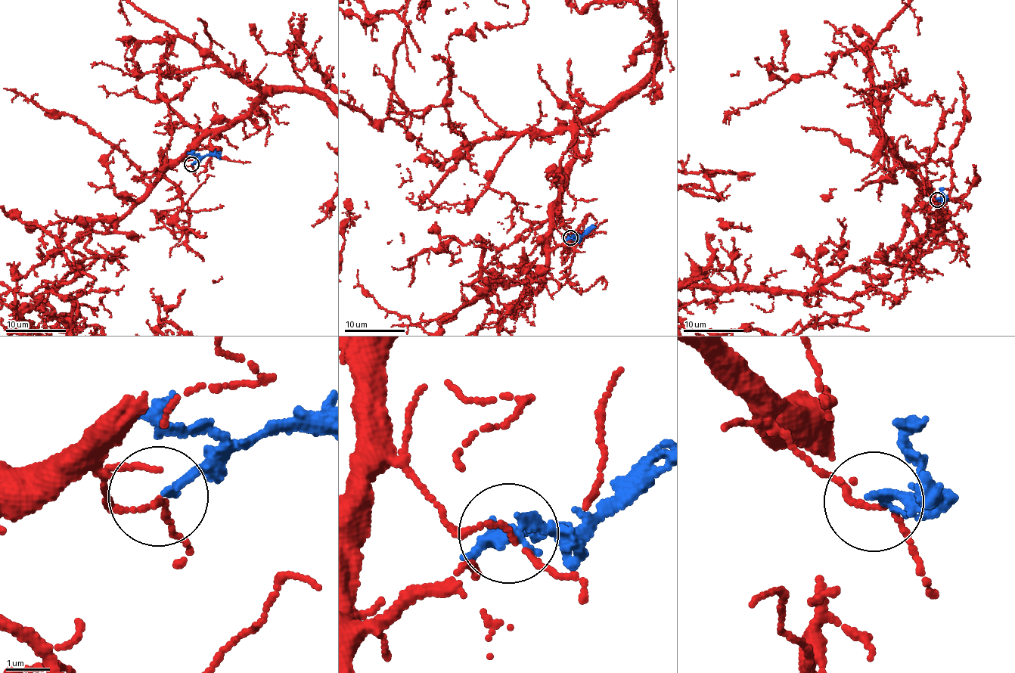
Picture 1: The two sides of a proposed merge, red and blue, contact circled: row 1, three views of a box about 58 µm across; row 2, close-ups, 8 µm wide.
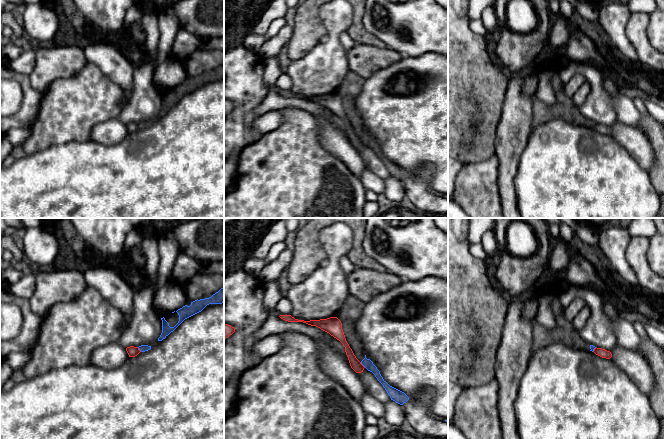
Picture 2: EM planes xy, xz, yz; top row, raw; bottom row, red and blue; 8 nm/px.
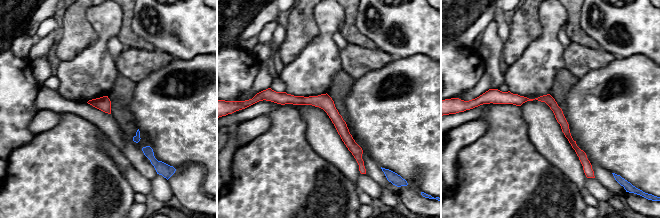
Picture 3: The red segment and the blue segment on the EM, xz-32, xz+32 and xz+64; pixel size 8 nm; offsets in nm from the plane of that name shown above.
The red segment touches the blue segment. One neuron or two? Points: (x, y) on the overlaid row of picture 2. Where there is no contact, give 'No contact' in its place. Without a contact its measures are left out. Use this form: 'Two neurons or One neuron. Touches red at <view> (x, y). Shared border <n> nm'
Two neurons. Touches red at xz (362, 365). Shared border 60 nm

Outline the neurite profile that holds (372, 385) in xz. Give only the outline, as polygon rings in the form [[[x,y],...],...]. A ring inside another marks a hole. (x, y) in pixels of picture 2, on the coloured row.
[[[364,368],[361,373],[357,374],[363,385],[365,386],[366,392],[371,394],[383,404],[386,404],[391,400],[383,385],[377,380],[377,378],[372,372]]]

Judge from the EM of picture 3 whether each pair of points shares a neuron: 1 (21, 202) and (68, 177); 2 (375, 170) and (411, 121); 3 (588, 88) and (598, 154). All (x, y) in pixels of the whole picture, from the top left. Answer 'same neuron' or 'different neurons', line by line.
1: same neuron
2: different neurons
3: same neuron

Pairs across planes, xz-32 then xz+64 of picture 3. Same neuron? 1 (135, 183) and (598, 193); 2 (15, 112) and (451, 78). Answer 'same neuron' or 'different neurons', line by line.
1: same neuron
2: same neuron

